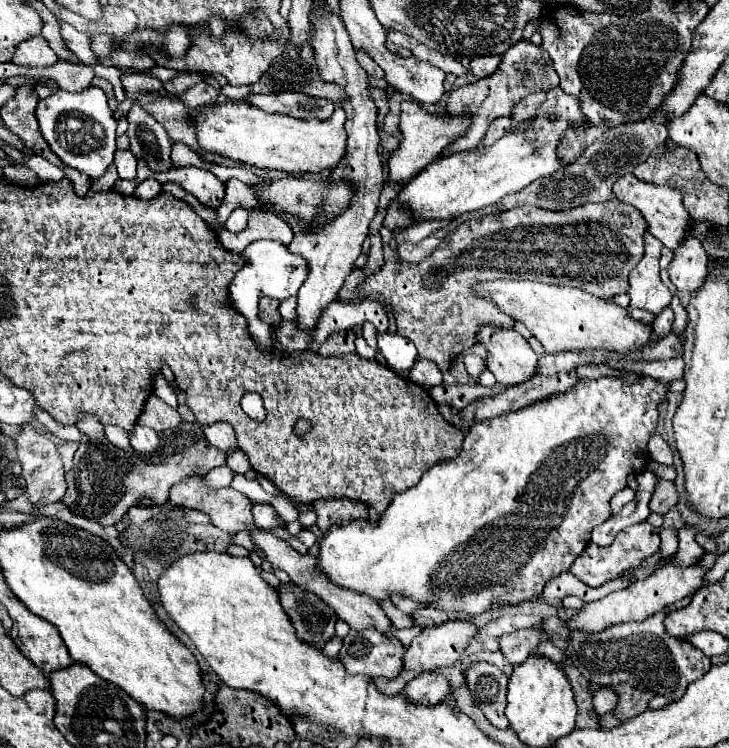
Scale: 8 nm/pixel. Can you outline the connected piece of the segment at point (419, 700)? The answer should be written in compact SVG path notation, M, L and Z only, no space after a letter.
M424 673L418 679L412 679L402 691L402 695L410 703L424 707L440 703L444 697L448 697L448 693L450 693L448 681L436 673Z

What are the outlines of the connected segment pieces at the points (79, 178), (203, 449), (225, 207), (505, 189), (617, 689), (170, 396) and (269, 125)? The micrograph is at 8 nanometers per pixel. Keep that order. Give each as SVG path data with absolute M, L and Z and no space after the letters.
M60 163L60 167L64 169L66 177L70 177L70 181L74 181L74 189L76 189L80 195L90 189L90 179L86 179L86 175L82 175L82 173L78 173L78 171L70 169L70 167L66 167L64 163Z
M180 423L176 429L164 431L158 449L146 457L132 451L126 459L112 443L82 443L74 455L74 467L66 473L68 491L64 495L64 505L76 515L98 521L104 527L114 525L126 517L128 507L136 505L140 497L150 497L156 505L164 505L172 485L224 463L226 453L210 445L196 423Z
M230 179L226 183L226 195L224 195L224 201L222 205L216 209L216 221L220 223L220 229L224 229L224 223L226 219L230 217L230 213L236 209L236 207L244 207L244 209L252 209L260 205L260 199L254 195L252 187L238 181L238 179Z
M560 87L550 89L548 101L544 101L544 105L540 105L536 111L536 125L526 133L506 133L492 147L444 155L430 163L426 171L410 179L410 183L406 183L398 193L396 201L410 209L412 225L426 221L452 221L464 213L496 205L502 197L524 189L534 179L562 169L564 165L558 163L556 157L558 139L566 127L586 121L586 117L578 111L576 101L562 101L562 97L564 93Z
M620 683L620 685L608 687L608 689L612 689L612 691L618 695L618 703L616 703L616 709L612 711L612 715L614 715L620 723L624 723L626 719L632 719L634 715L646 711L646 709L648 709L648 701L650 701L652 697L656 697L656 693L634 689L634 687L628 685L628 683Z
M162 373L154 375L154 393L156 397L160 397L164 403L168 403L170 407L178 409L178 399L176 399L176 391L172 389L172 385L164 379Z
M224 101L208 103L196 109L188 109L188 119L196 127L198 145L204 153L222 155L236 163L256 165L264 169L280 169L286 173L306 173L334 169L346 149L346 111L336 107L328 121L294 119L288 115L272 115L250 101Z

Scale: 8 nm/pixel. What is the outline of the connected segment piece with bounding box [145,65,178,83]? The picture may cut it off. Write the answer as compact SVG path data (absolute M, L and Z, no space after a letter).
M155 65L152 69L145 71L145 73L157 77L163 83L167 80L173 79L175 76L178 75L178 71L158 65Z

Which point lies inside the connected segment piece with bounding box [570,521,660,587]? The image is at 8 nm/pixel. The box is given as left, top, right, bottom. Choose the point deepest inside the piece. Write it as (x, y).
(595, 565)

